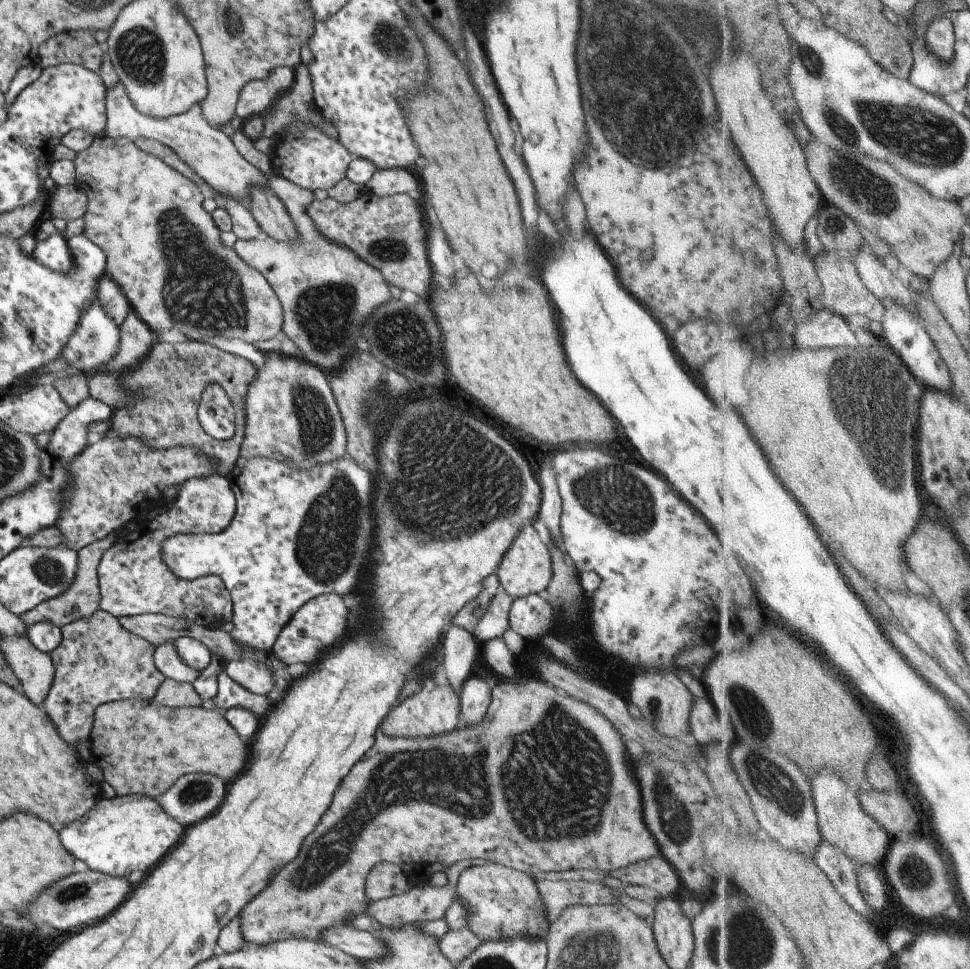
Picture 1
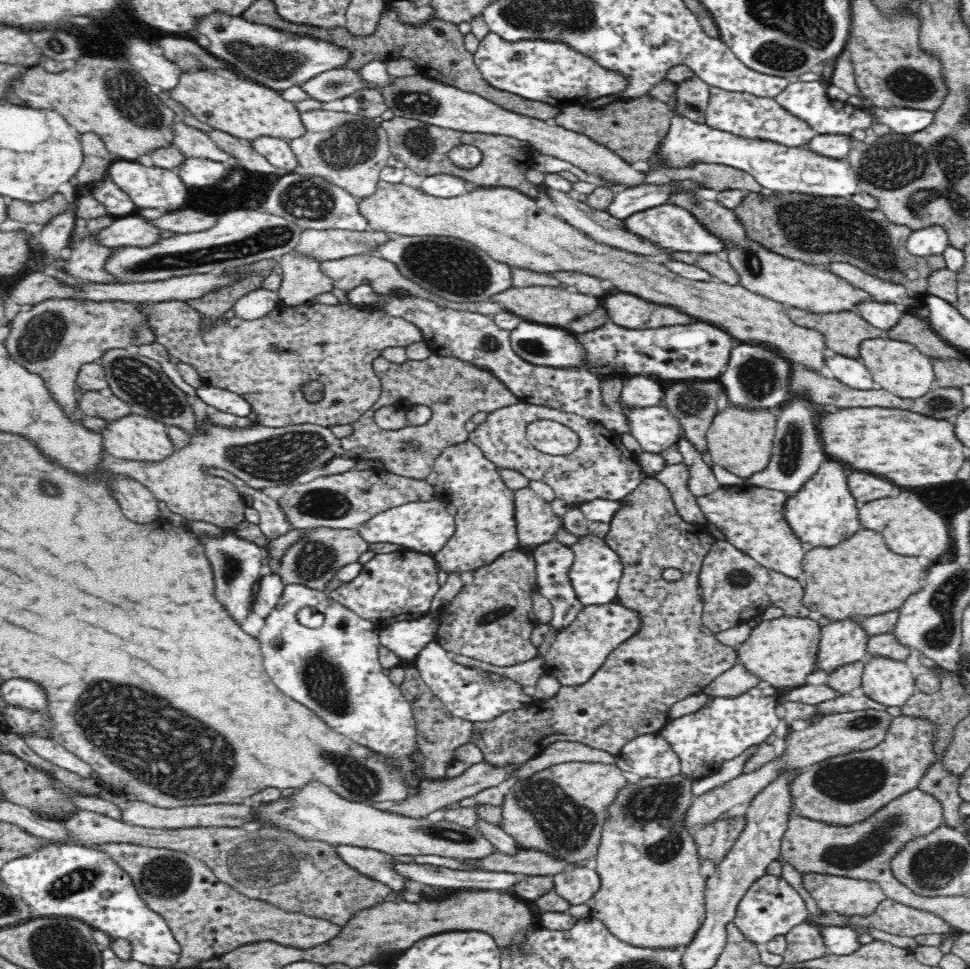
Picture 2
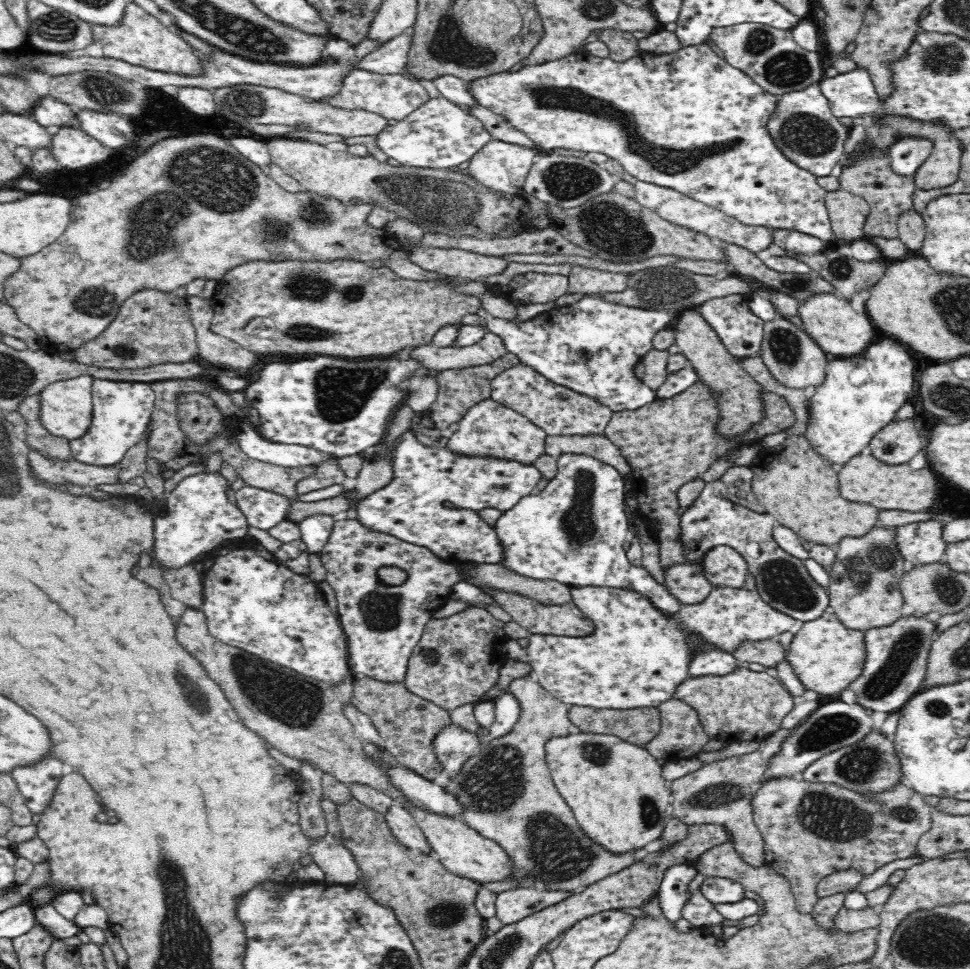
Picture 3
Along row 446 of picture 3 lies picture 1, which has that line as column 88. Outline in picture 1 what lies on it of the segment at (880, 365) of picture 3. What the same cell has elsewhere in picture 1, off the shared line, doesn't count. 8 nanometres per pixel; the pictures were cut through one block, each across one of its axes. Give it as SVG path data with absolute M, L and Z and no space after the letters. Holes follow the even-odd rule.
M132 794L101 798L80 819L62 826L57 831L64 851L85 862L92 871L111 876L129 876L131 872L145 872L153 868L167 852L177 846L185 828L160 807L157 799L147 795Z

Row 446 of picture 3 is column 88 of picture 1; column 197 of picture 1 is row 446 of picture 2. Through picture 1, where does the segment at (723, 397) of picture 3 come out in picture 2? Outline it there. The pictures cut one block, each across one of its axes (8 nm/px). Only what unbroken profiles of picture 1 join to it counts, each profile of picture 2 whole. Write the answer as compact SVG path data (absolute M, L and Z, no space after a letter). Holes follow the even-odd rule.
M731 405L724 409L724 412L716 414L706 436L706 449L713 462L747 482L750 476L764 470L769 463L774 446L776 418L775 411L736 408Z

